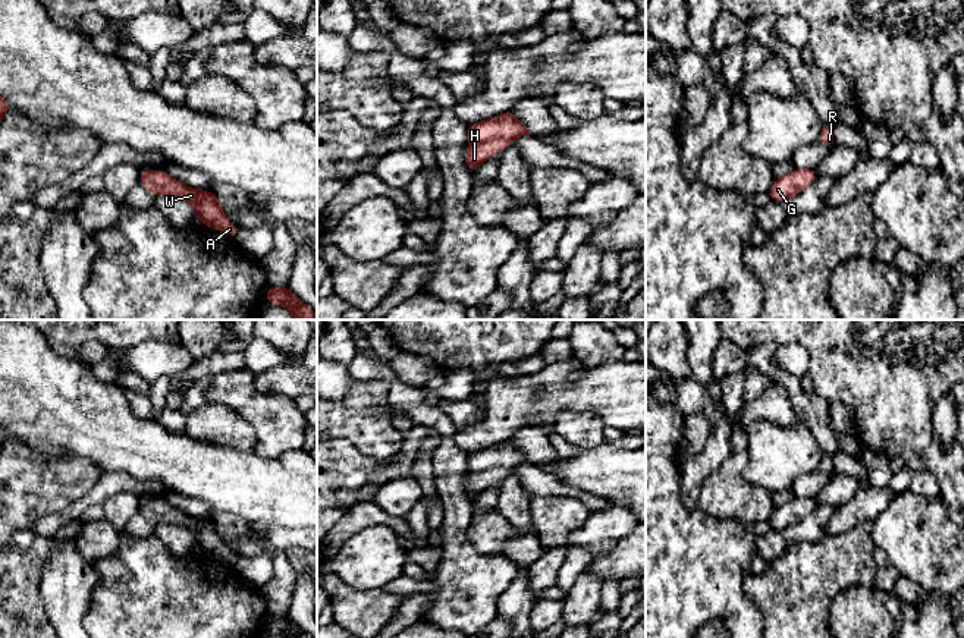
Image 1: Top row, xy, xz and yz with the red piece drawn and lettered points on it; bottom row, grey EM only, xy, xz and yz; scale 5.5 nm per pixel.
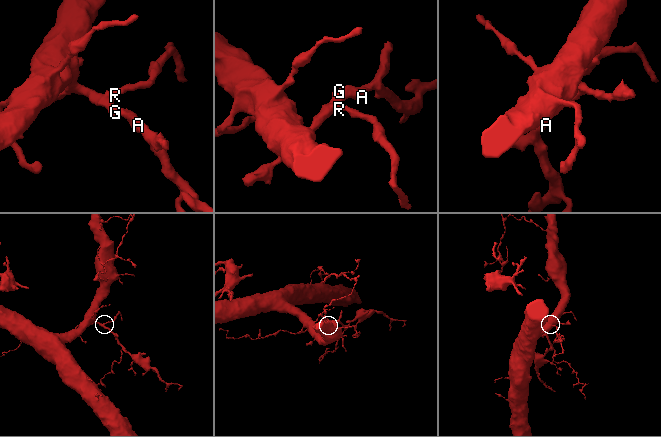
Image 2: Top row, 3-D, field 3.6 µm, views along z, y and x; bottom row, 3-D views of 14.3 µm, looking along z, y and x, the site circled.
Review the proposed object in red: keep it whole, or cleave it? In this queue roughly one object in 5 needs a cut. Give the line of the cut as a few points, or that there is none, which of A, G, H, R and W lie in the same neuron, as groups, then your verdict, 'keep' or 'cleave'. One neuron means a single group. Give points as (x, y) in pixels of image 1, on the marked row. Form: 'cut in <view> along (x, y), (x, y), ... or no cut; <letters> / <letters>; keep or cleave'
no cut; A G H R W; keep

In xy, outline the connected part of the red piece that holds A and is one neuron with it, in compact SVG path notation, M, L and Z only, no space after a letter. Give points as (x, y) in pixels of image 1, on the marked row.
M141 170L141 185L154 197L176 195L185 198L194 207L201 224L235 236L236 227L224 217L224 208L219 205L216 194L194 189L180 180L172 179L164 170Z

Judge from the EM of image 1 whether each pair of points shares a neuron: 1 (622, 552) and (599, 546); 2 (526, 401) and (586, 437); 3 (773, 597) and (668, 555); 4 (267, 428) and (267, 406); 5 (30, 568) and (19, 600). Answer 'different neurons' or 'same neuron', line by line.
1: different neurons
2: different neurons
3: different neurons
4: same neuron
5: same neuron

